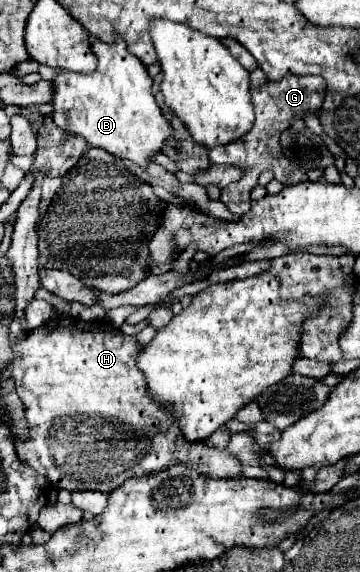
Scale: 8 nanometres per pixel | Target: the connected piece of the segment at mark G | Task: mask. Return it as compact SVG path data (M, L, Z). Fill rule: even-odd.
M288 74L280 80L270 80L258 88L252 88L250 92L252 92L252 104L256 112L256 120L250 132L244 134L240 140L234 140L226 146L216 146L210 150L212 164L230 164L242 170L242 178L230 184L228 188L222 188L222 194L220 194L220 202L224 202L234 216L244 216L250 210L250 190L256 186L260 172L272 172L274 178L282 182L284 186L296 186L300 182L306 182L304 176L298 180L298 176L290 172L288 158L284 156L280 146L280 136L292 124L292 118L306 120L308 114L316 114L320 110L324 102L324 94L326 94L326 84L324 84L324 78L320 76Z

